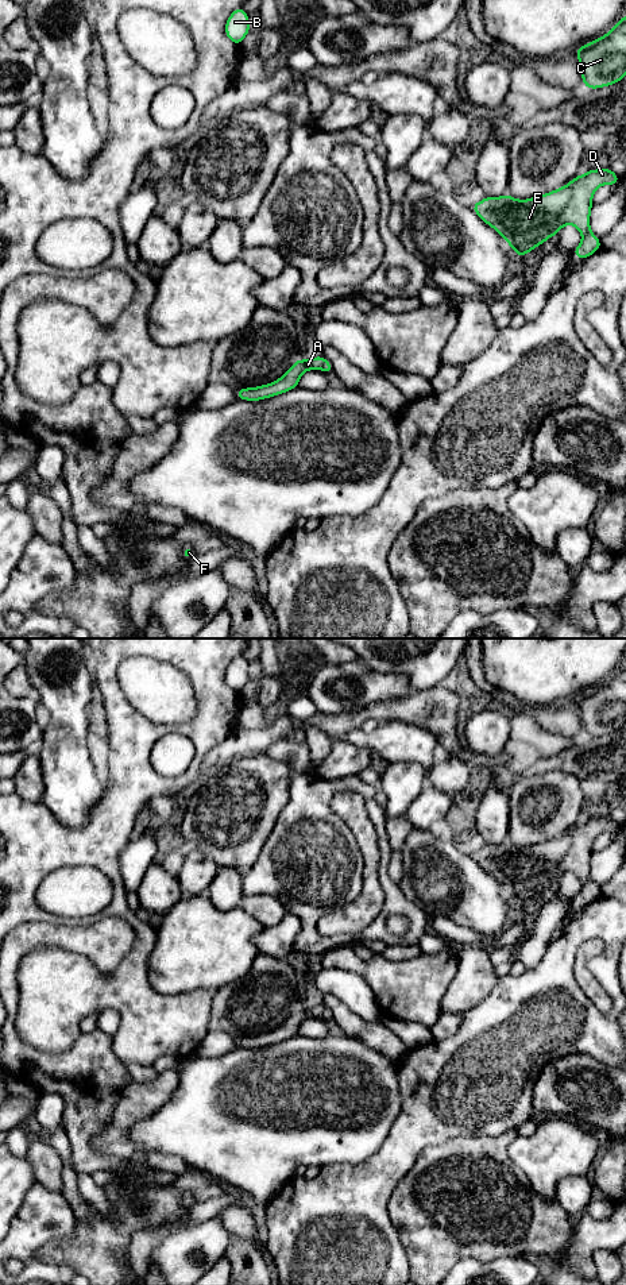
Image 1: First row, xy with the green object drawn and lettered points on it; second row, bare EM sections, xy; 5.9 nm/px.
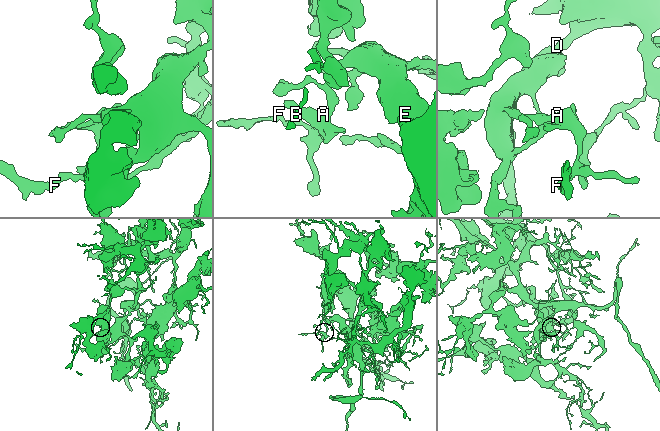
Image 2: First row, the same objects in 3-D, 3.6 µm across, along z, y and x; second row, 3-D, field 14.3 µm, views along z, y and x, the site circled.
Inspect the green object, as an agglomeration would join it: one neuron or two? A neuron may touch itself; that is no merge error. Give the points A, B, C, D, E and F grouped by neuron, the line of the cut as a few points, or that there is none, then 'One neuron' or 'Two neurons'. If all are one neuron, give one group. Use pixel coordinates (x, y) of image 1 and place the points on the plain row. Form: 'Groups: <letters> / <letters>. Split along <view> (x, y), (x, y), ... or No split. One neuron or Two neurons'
Groups: A B C D E F. No split. One neuron

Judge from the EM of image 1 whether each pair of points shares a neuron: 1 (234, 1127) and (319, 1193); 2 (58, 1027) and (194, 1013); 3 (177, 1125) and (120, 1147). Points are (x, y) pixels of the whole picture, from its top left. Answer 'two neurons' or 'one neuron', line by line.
1: two neurons
2: one neuron
3: two neurons

